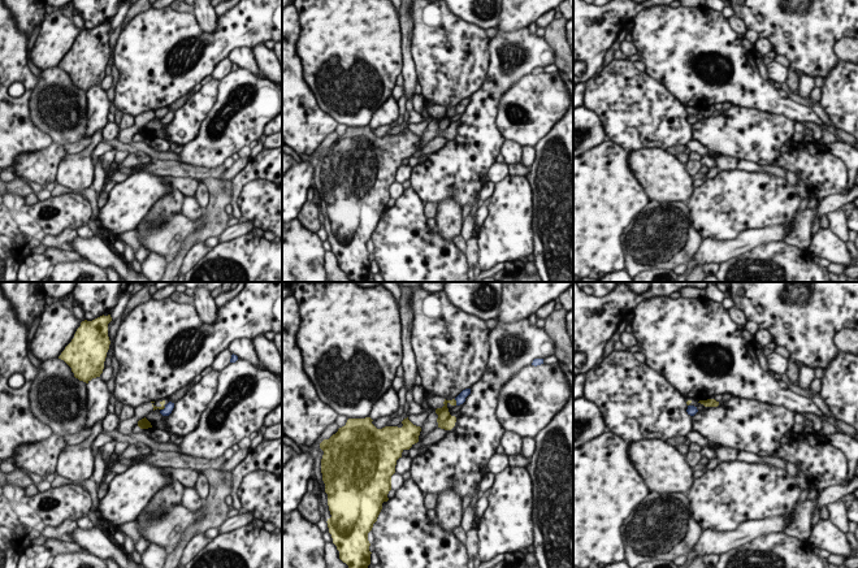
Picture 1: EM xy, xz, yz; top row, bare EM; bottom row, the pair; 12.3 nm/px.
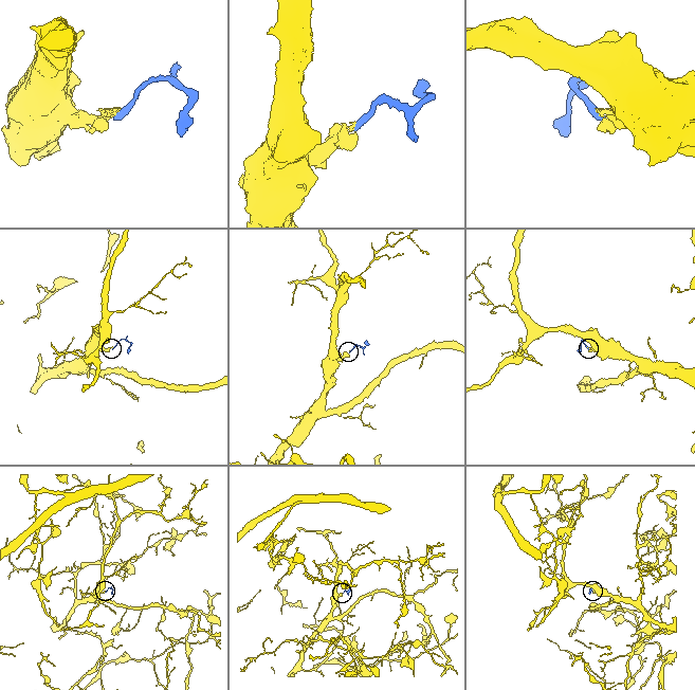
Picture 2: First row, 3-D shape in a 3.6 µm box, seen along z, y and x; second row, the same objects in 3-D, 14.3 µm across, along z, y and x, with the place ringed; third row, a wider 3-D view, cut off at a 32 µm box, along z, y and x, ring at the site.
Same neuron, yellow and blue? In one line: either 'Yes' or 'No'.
No.

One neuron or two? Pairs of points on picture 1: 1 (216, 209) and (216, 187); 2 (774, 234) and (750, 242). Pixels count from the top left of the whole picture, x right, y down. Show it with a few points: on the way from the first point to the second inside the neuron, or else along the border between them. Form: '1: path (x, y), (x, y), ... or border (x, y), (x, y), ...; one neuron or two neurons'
1: path (216, 204), (216, 193); one neuron
2: path (768, 234), (755, 237); one neuron

